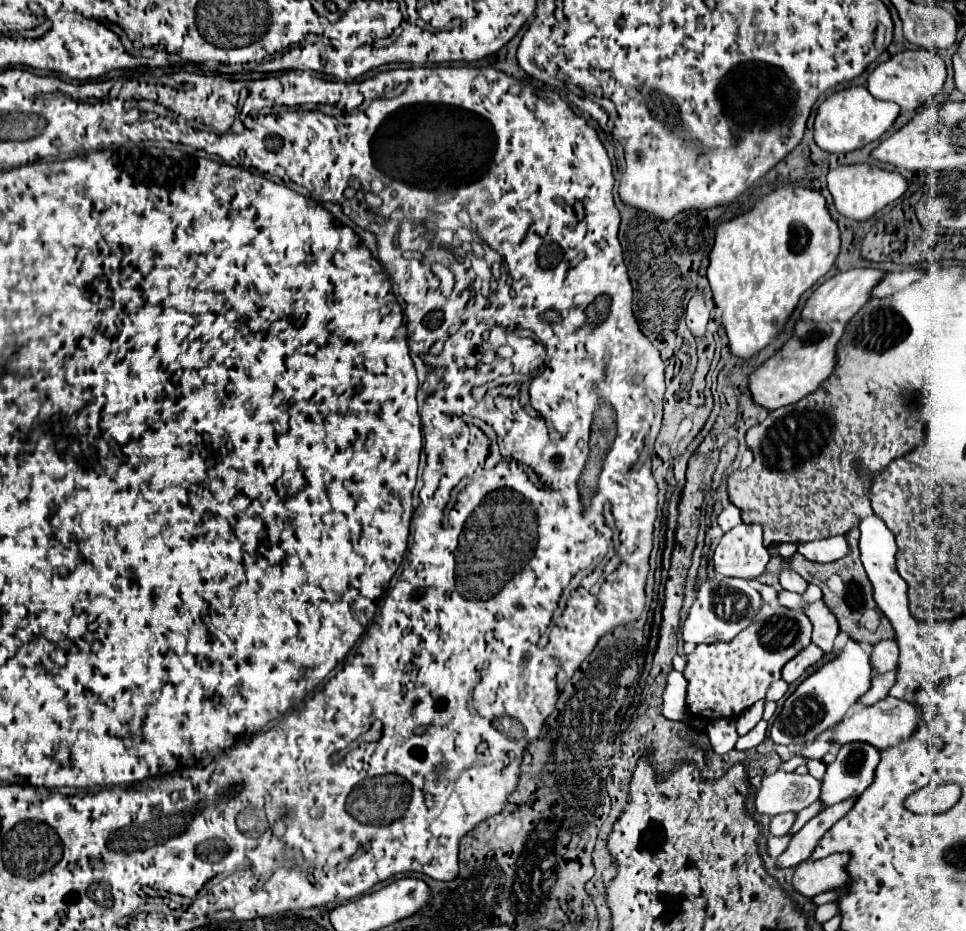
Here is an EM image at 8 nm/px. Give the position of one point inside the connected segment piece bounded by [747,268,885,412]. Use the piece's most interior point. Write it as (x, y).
(808, 357)

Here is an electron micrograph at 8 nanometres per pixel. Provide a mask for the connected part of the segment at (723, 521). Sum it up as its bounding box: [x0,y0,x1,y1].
[717,504,741,532]

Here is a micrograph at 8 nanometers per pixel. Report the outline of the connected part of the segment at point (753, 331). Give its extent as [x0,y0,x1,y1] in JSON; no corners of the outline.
[707,184,839,358]

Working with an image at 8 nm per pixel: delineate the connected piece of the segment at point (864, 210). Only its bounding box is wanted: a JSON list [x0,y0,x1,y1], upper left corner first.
[827,164,907,220]

